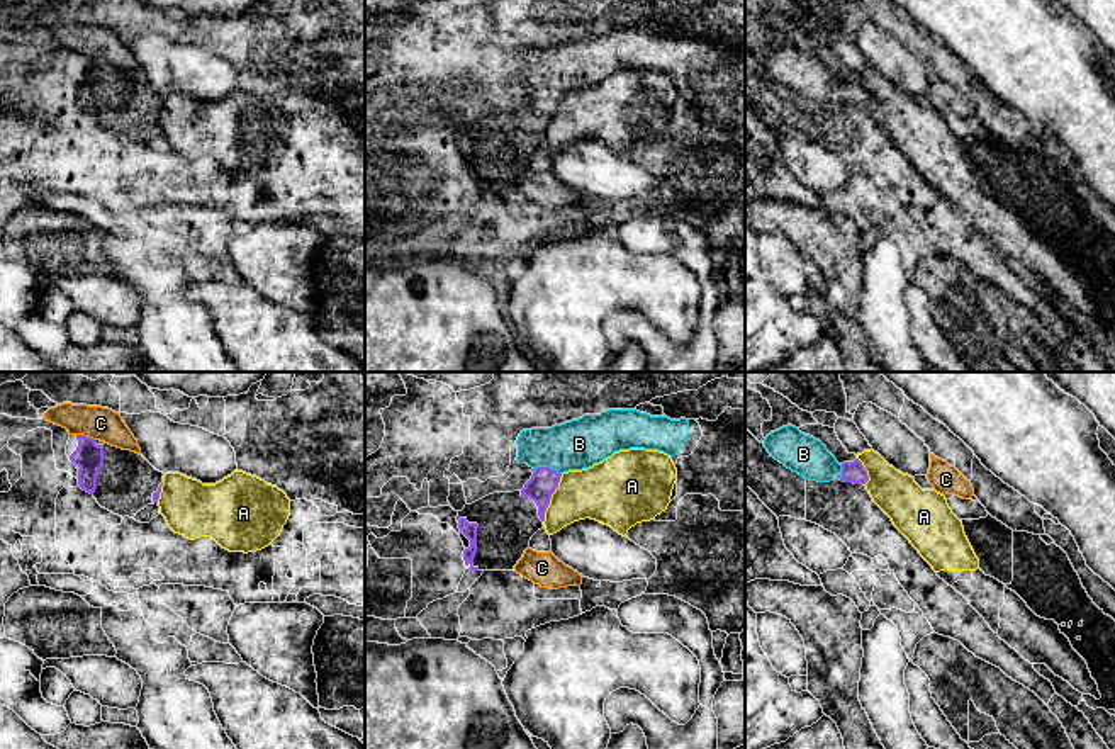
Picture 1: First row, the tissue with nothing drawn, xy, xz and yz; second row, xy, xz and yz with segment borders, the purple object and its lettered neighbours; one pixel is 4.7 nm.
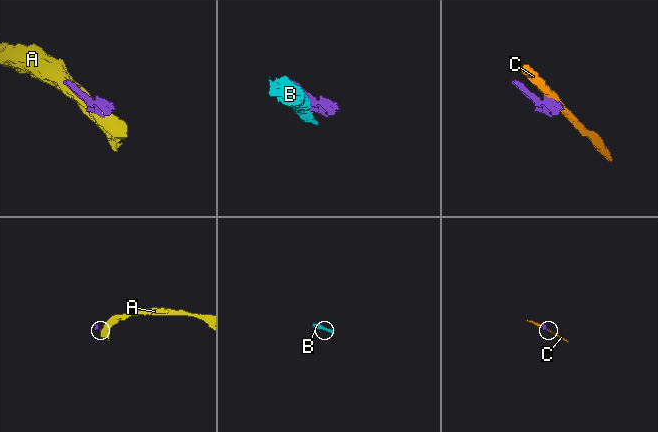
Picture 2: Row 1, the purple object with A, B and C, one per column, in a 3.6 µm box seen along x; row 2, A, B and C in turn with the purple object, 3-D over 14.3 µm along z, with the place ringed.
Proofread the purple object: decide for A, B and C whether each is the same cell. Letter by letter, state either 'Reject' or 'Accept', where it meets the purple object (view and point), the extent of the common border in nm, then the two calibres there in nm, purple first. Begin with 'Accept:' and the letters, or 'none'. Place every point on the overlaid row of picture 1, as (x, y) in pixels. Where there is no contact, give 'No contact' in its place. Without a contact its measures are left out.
Accept: none
A: Reject. Touches purple at xz (550, 498). Shared border 240 nm. Thickness 130 nm (purple) against 260 nm
B: Reject. Touches purple at xz (549, 467). Shared border 130 nm. Thickness 130 nm (purple) against 240 nm
C: Reject. Touches purple at xy (84, 435). Shared border 100 nm. Thickness 140 nm (purple) against 160 nm

